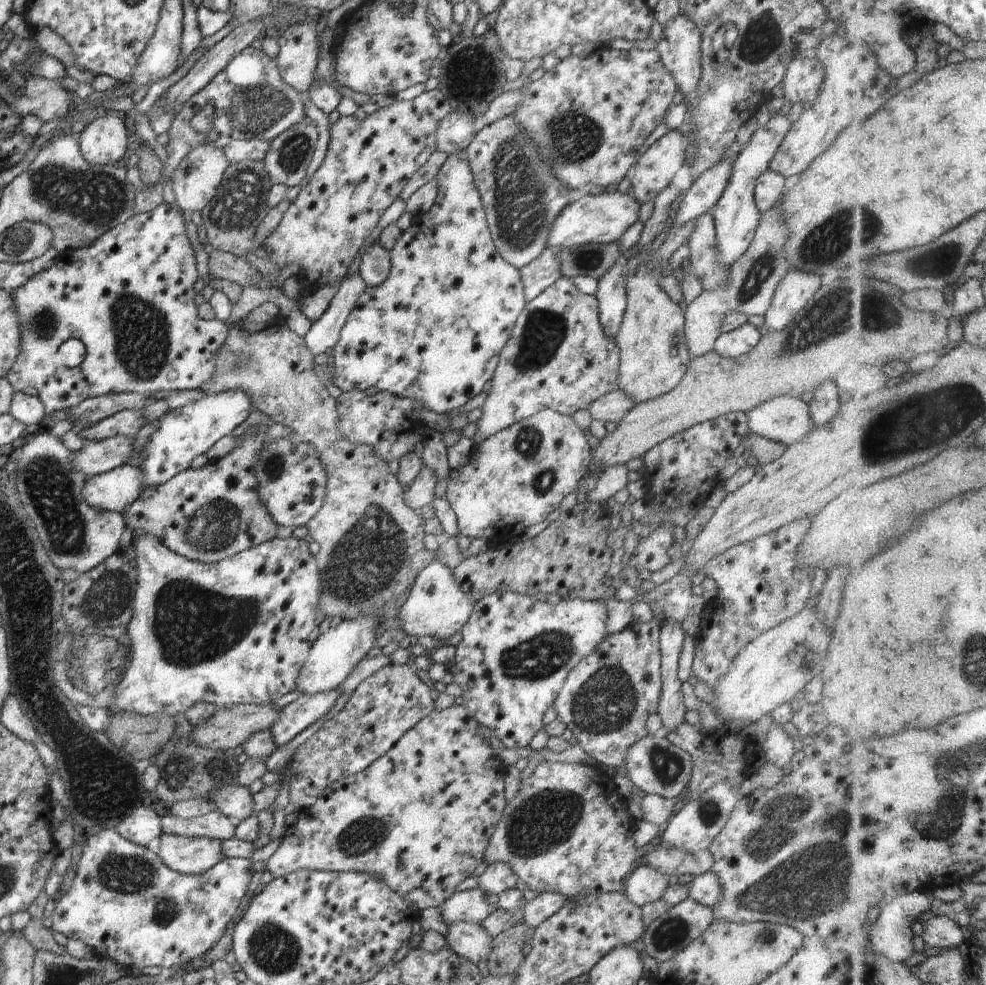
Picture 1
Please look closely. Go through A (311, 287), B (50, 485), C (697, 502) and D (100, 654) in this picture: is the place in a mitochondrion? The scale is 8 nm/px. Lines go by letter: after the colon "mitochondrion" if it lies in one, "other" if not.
A: other
B: mitochondrion
C: other
D: mitochondrion

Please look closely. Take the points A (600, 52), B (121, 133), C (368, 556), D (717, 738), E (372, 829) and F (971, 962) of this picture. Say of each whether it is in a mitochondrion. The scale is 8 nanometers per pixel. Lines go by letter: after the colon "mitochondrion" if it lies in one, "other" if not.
A: other
B: other
C: mitochondrion
D: other
E: mitochondrion
F: other

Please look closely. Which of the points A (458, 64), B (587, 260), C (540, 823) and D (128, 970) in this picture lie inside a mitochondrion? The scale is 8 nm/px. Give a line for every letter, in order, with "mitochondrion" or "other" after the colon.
A: other
B: mitochondrion
C: mitochondrion
D: other

